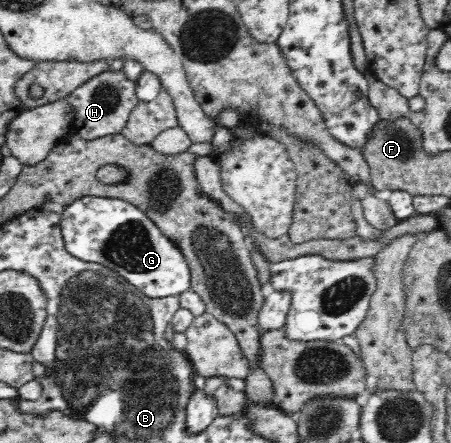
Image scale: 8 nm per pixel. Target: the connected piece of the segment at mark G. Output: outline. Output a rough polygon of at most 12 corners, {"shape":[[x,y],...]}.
{"shape":[[95,195],[64,207],[72,256],[149,298],[192,288],[181,249],[142,209]]}

